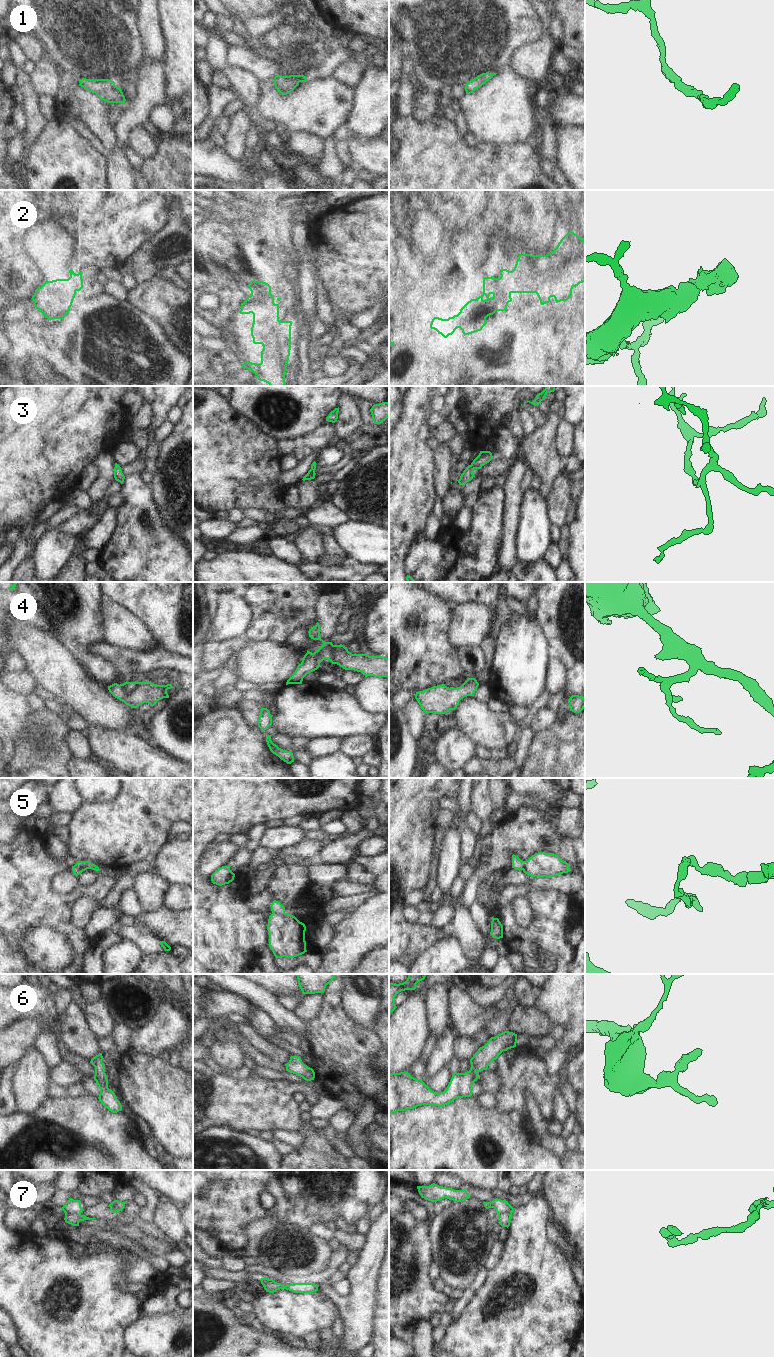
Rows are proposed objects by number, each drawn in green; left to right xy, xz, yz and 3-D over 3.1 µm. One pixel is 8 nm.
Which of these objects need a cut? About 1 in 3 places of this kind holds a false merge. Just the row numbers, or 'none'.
5, 7

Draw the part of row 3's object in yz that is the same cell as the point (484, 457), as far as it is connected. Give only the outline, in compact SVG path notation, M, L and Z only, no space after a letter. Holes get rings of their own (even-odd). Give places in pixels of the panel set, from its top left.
M480 451L479 455L473 460L473 462L463 471L458 483L464 486L467 482L471 481L474 477L474 470L481 469L485 464L489 463L493 459L490 451Z

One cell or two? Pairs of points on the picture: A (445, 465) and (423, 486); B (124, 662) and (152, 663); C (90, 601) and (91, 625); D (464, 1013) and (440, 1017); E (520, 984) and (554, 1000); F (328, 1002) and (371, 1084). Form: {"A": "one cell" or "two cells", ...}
{"A": "two cells", "B": "one cell", "C": "one cell", "D": "two cells", "E": "two cells", "F": "one cell"}

